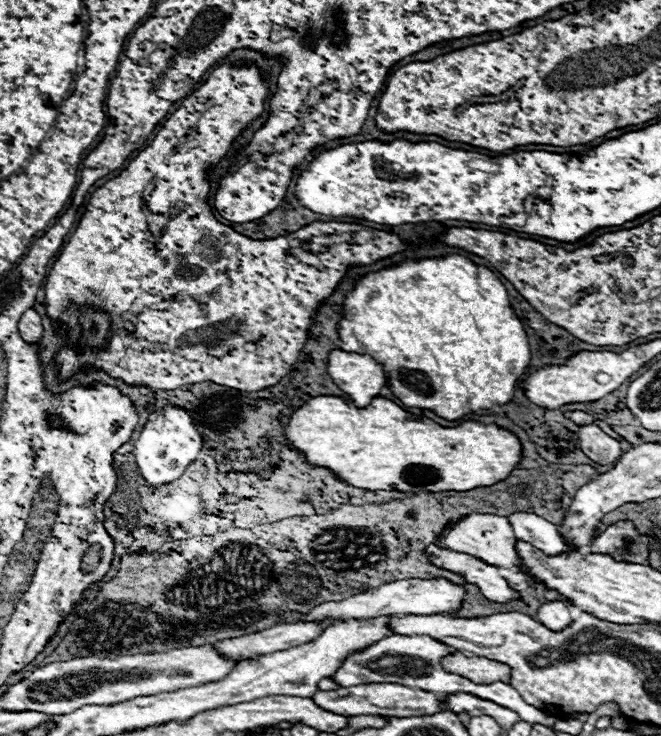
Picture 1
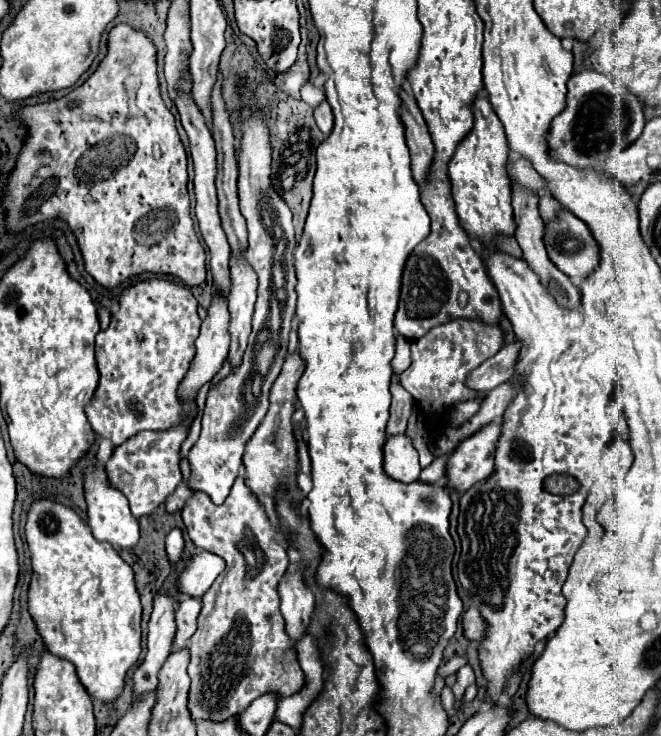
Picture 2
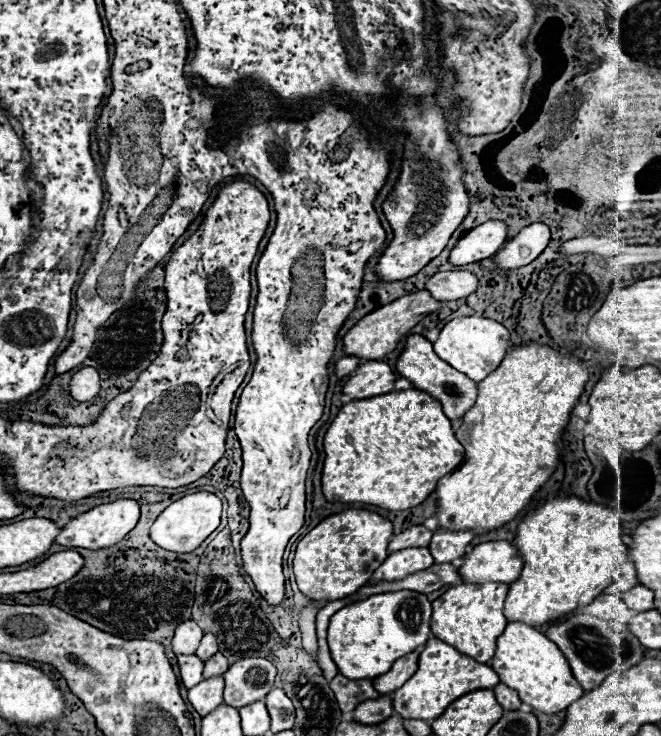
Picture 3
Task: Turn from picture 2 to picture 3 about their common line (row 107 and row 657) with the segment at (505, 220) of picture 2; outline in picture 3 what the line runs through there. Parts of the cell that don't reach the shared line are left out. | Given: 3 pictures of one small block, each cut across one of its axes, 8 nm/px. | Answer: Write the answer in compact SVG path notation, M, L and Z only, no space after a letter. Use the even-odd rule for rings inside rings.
M484 582L484 584L458 584L446 590L432 602L432 634L456 650L472 656L474 660L488 662L496 650L496 640L504 632L508 620L504 618L504 598L508 584Z

